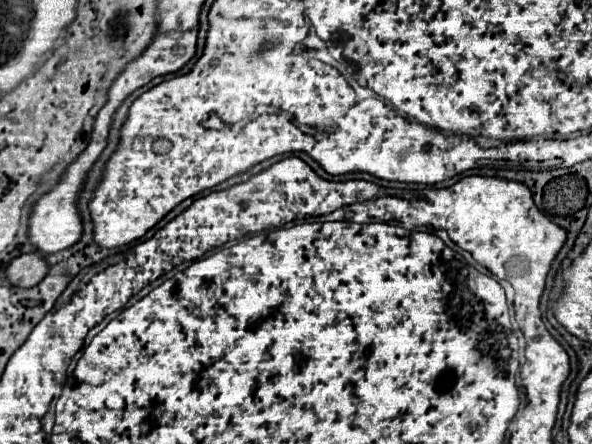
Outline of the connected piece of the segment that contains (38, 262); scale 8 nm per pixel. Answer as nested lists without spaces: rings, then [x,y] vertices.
[[[30,252],[30,254],[20,254],[8,264],[6,278],[10,280],[12,286],[32,288],[46,276],[46,272],[48,272],[46,260],[42,260],[40,254]]]

